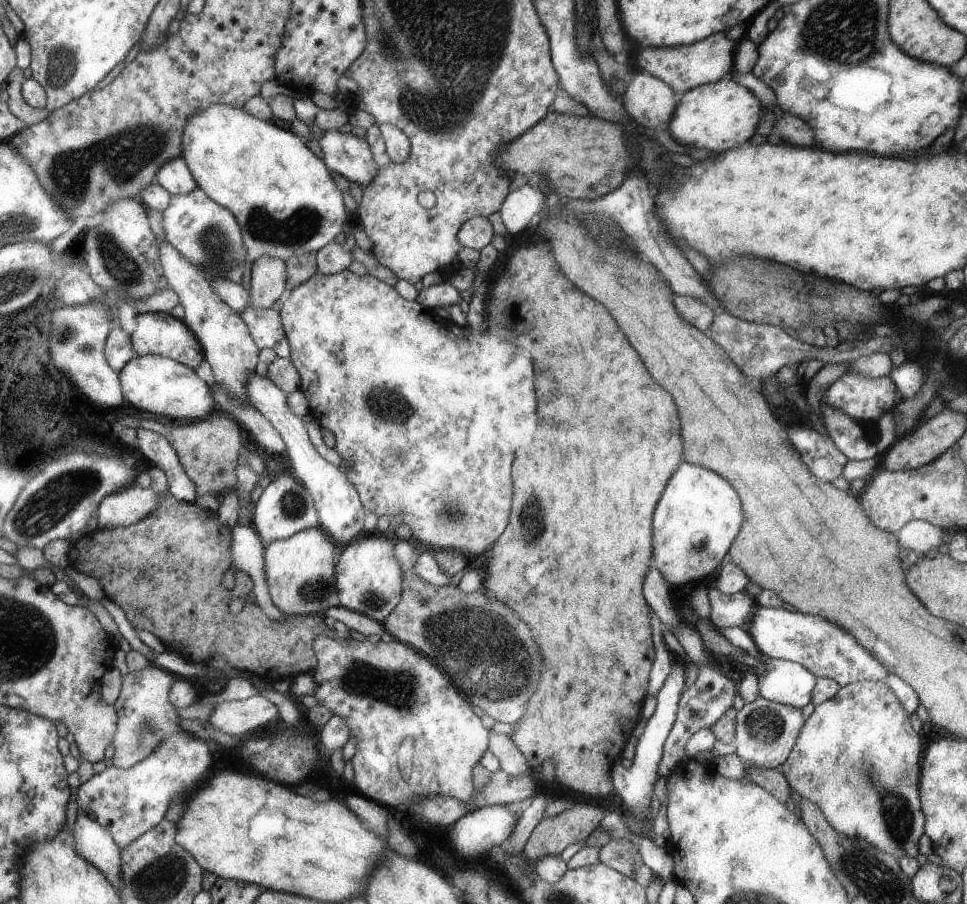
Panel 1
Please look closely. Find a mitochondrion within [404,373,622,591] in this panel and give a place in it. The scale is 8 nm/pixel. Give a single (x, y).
(453, 505)

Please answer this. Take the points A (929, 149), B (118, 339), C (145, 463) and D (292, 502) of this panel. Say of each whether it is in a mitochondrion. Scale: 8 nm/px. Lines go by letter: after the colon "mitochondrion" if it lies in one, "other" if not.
A: other
B: other
C: other
D: mitochondrion

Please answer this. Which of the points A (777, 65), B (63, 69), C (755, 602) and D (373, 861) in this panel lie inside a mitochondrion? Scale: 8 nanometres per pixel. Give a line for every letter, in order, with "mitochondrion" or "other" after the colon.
A: other
B: mitochondrion
C: other
D: other

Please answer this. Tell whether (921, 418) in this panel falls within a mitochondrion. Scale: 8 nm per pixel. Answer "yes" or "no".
no

